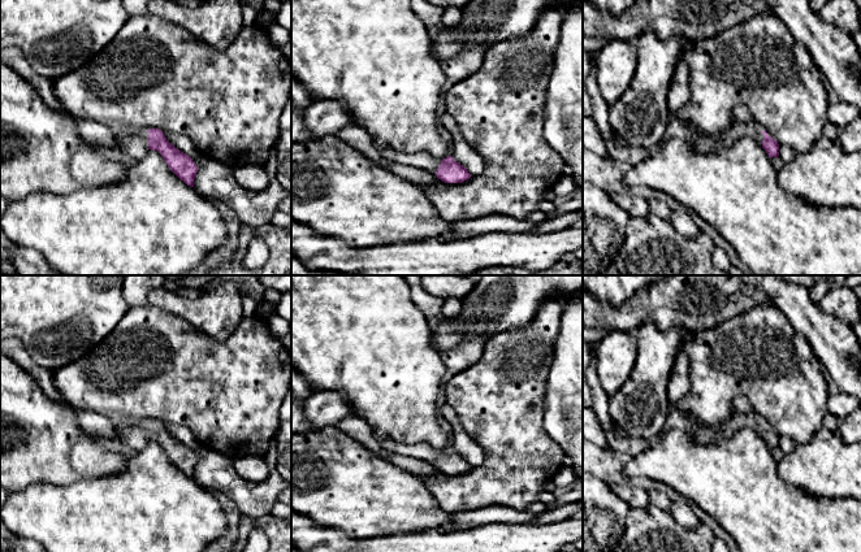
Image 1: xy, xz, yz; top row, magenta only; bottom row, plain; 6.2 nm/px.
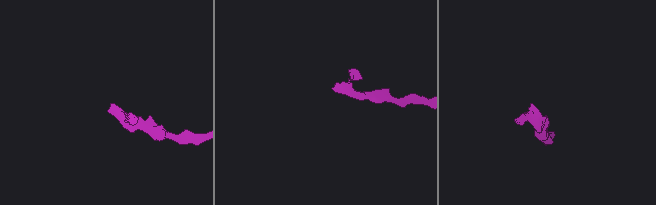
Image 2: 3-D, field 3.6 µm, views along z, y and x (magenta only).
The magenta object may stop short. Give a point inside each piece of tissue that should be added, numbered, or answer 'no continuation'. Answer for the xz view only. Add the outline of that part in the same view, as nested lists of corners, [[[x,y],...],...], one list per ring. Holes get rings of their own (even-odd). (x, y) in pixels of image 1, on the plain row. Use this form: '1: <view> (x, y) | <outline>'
1: xz (423, 451) | [[[376,433],[375,436],[378,439],[381,448],[385,451],[414,457],[416,460],[423,460],[429,464],[436,464],[442,452],[427,442],[419,442],[416,444],[401,444],[389,438],[380,438]]]

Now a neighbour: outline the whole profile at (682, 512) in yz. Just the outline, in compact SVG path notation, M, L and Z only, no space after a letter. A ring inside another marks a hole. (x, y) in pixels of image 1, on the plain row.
M672 503L671 516L684 527L697 527L701 523L691 507L684 503Z

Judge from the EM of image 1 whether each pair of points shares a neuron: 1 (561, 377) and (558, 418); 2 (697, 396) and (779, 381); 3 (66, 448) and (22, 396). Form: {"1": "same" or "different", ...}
{"1": "same", "2": "same", "3": "same"}

